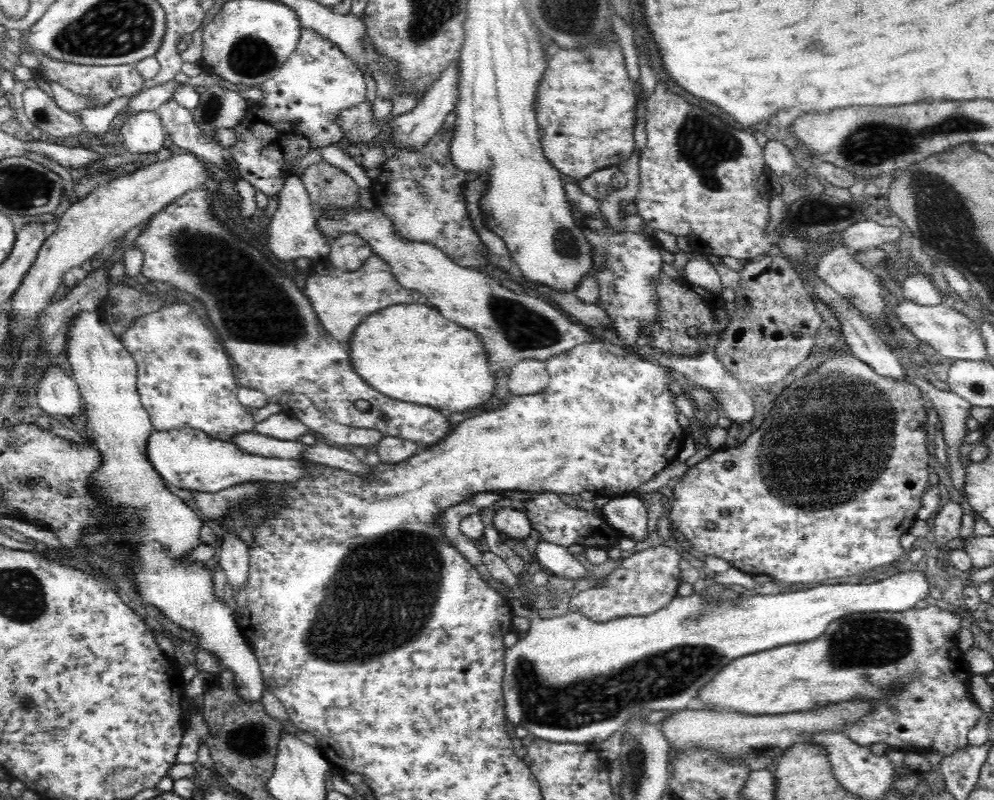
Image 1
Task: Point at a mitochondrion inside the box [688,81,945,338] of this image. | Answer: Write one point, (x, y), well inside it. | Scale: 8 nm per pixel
(810, 212)

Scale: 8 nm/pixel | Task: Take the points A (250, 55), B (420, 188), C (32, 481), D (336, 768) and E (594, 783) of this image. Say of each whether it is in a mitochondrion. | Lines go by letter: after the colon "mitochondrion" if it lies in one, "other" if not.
A: mitochondrion
B: mitochondrion
C: mitochondrion
D: other
E: other

